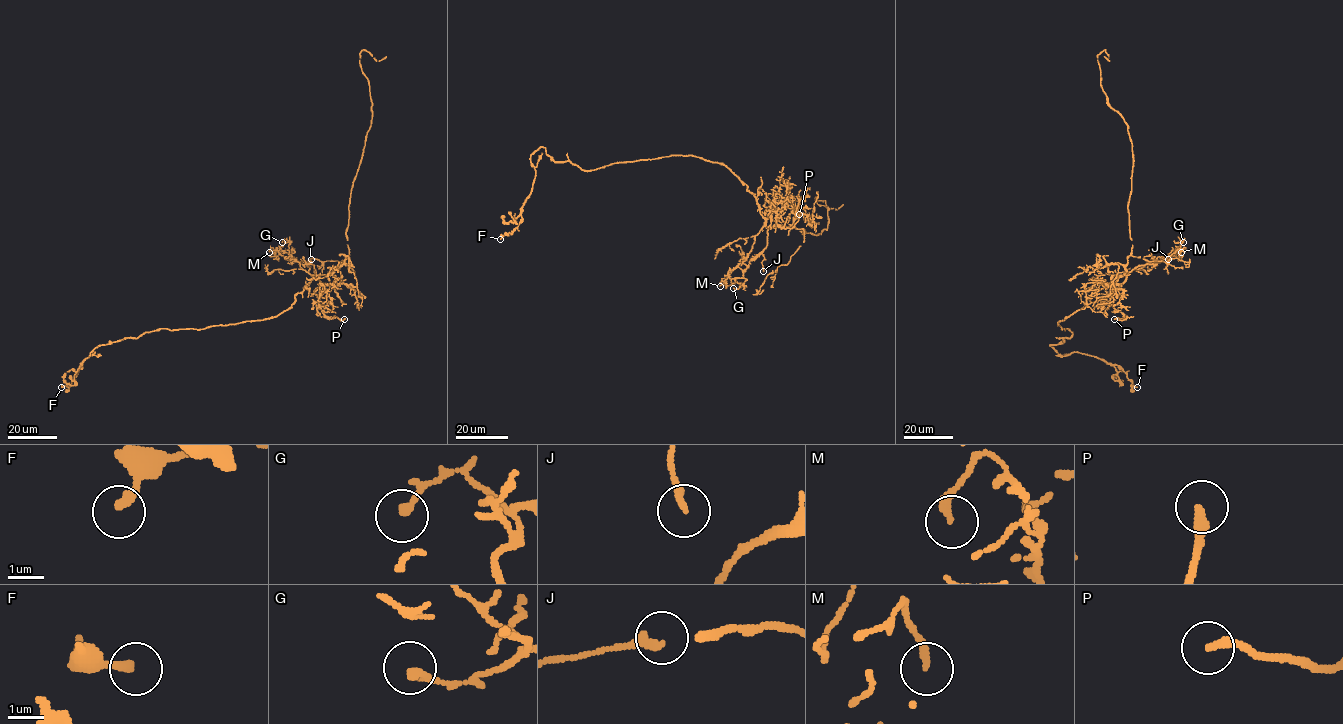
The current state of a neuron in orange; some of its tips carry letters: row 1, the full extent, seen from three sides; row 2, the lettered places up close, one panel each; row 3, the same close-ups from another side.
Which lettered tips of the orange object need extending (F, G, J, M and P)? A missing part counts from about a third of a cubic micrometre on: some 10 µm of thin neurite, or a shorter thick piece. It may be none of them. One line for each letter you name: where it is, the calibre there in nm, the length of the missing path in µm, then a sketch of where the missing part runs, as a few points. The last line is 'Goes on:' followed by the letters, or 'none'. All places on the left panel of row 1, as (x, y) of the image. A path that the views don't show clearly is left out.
Goes on: none

